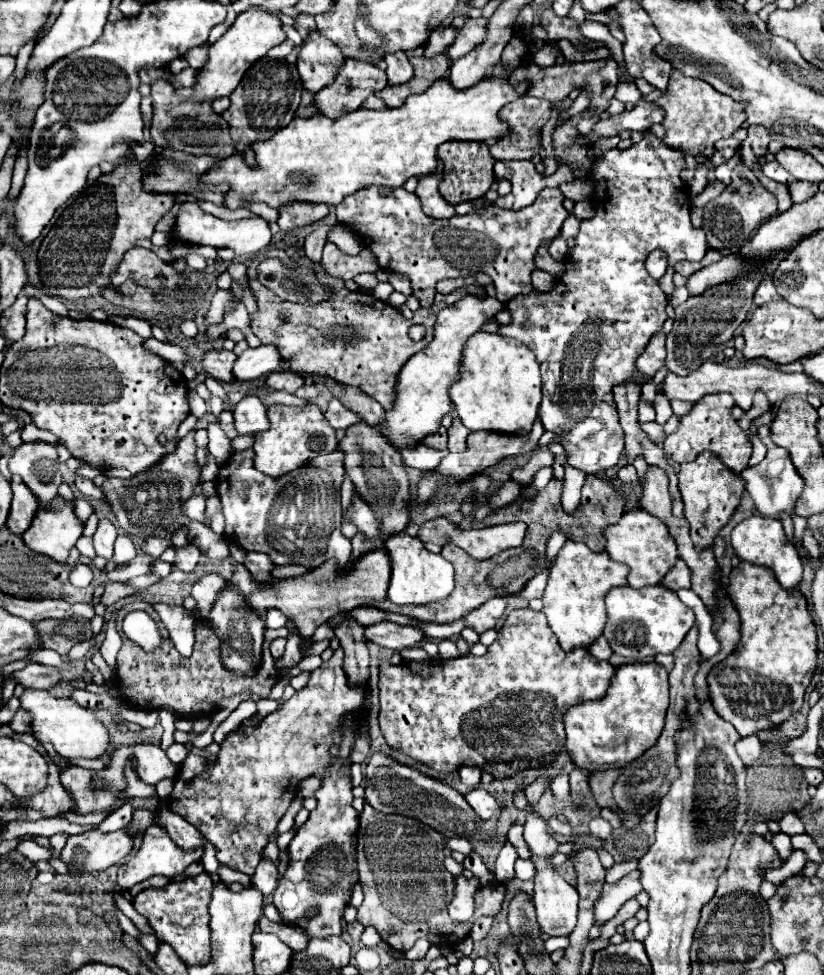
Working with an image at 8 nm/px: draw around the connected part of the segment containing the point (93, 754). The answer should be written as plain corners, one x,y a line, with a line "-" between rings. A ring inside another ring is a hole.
24,690
20,696
20,708
32,716
30,732
34,738
40,744
52,744
56,754
64,758
98,758
106,752
106,728
92,716
90,710
78,706
74,700
54,698
46,690

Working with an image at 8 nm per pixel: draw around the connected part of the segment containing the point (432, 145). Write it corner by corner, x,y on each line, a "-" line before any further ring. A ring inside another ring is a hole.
486,76
484,80
480,80
476,86
472,86
472,88
466,88
466,90
456,90
456,88
452,88
450,86
450,82
448,82
448,78
440,78
440,80
436,80
424,94
412,94
412,96
408,96
408,100
400,106
400,108
384,108
384,110
366,110
366,108
360,108
360,110
354,110
354,112
348,112
348,114
344,114
342,118
338,118
338,120
330,120
330,118
326,118
326,116
320,116
320,114
314,114
314,116
310,116
310,118
294,118
286,128
282,128
280,132
276,132
276,136
272,136
270,140
256,140
256,144
252,144
252,150
254,150
254,154
256,154
256,168
250,168
248,164
244,164
244,156
240,156
240,152
234,152
232,156
228,156
228,158
224,158
224,160
220,160
220,164
216,166
216,168
210,168
204,176
202,176
202,182
204,184
220,184
220,182
224,182
224,184
228,184
230,188
228,188
228,192
224,194
224,206
226,208
230,208
230,210
236,210
236,208
240,208
240,206
246,206
246,204
254,204
254,202
266,202
268,206
272,206
272,208
276,208
276,210
280,210
284,204
292,204
292,202
308,202
308,204
328,204
328,206
336,206
336,204
340,204
348,194
354,194
358,188
362,188
362,186
390,186
390,188
398,188
398,186
402,186
410,176
426,176
426,174
432,174
434,170
436,170
436,162
438,162
438,156
436,156
436,152
438,152
438,146
442,144
442,142
446,142
446,140
490,140
490,138
500,138
500,136
506,136
508,134
508,126
498,118
498,110
504,106
504,104
508,104
508,102
512,102
512,100
516,100
518,96
522,96
524,92
526,92
526,88
528,88
528,84
526,82
522,82
522,84
518,84
516,88
514,86
510,86
508,84
508,76

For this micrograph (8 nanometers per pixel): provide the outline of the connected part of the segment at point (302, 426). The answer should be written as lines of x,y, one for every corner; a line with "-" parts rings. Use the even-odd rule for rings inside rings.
308,402
304,406
270,406
268,420
270,430
256,434
254,466
272,478
284,476
304,466
312,456
328,454
338,448
338,432
324,418
324,412
318,404

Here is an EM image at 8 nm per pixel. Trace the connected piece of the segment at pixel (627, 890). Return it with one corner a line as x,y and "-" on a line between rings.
634,870
630,874
626,874
622,880
614,882
614,884
604,884
600,898
596,900
596,908
594,908
594,918
600,922
608,922
610,918
616,916
616,912
620,910
620,906
634,898
638,892
642,892
642,884
640,884
640,872

